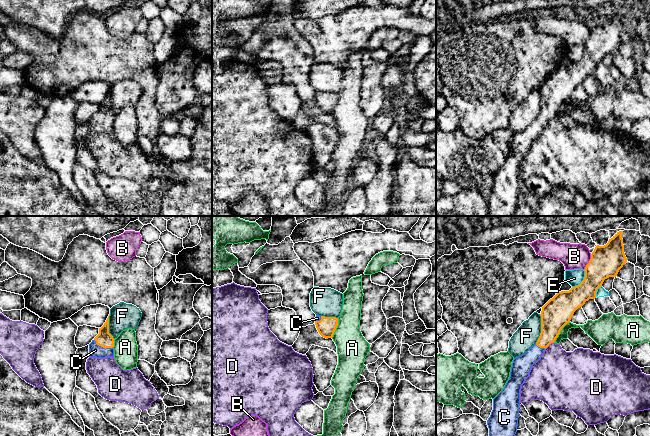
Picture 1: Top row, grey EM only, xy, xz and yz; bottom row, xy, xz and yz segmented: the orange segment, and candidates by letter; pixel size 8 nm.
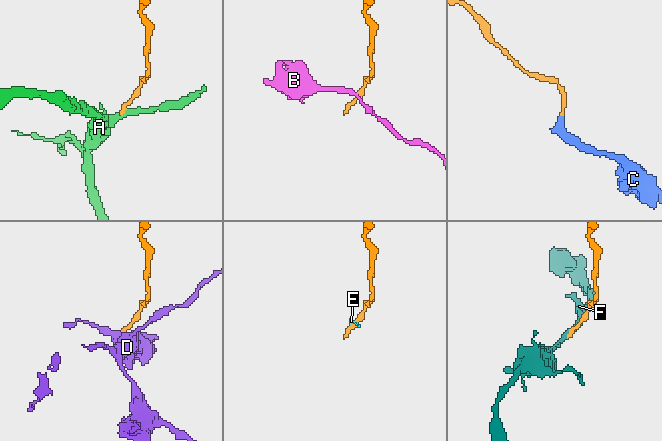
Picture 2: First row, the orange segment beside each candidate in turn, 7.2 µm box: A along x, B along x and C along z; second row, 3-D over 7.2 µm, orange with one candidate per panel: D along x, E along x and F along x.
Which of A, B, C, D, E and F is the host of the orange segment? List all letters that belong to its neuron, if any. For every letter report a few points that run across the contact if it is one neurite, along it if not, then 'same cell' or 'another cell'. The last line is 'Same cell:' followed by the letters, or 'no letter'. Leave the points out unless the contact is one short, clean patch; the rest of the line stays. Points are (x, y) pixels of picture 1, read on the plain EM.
A: yz (569, 97), (553, 118) | another cell
B: yz (591, 30), (589, 38), (583, 45) | another cell
C: xy (104, 115), (102, 122), (95, 126) | same cell
D: yz (553, 118), (545, 125) | another cell
E: yz (584, 46), (584, 54), (572, 63) | another cell
F: yz (540, 90), (540, 111), (535, 119) | another cell
Same cell: C

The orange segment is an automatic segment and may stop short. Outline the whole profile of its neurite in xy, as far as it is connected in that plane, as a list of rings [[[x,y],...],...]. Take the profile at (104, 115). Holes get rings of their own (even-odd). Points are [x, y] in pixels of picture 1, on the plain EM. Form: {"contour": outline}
{"contour": [[[109,92],[99,104],[99,110],[89,120],[89,132],[97,134],[114,133],[114,114],[109,109]]]}

